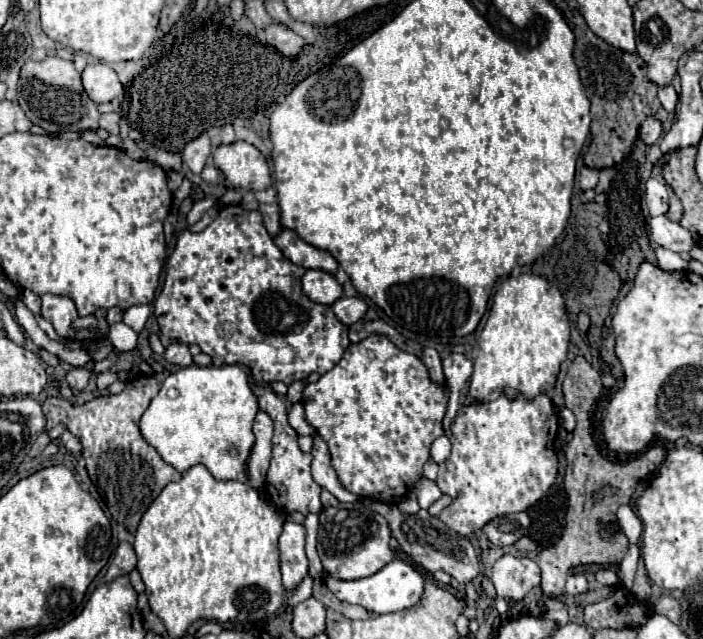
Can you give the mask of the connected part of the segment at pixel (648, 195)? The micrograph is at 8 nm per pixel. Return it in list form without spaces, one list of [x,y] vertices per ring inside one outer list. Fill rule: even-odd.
[[[649,179],[647,181],[647,191],[645,191],[645,203],[647,203],[647,209],[649,209],[649,215],[655,217],[655,215],[665,215],[669,205],[667,205],[667,199],[669,199],[669,193],[667,193],[667,187],[663,183],[659,183],[657,179]]]

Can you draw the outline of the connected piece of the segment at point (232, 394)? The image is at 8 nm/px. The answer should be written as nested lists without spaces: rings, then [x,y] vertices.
[[[189,365],[165,377],[139,427],[143,439],[179,473],[201,463],[215,479],[247,483],[247,461],[255,445],[251,427],[257,411],[259,405],[249,385],[249,375],[239,365]]]

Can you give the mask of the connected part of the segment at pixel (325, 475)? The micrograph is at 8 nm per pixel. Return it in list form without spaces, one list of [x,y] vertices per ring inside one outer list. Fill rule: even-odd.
[[[315,435],[315,445],[313,445],[313,479],[327,491],[331,491],[339,501],[359,501],[357,495],[351,495],[347,493],[347,489],[343,489],[337,481],[337,475],[335,475],[335,469],[331,465],[331,457],[329,457],[329,449],[327,449],[327,443]]]

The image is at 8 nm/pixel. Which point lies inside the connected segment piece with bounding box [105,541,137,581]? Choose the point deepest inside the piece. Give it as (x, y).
(123, 563)

